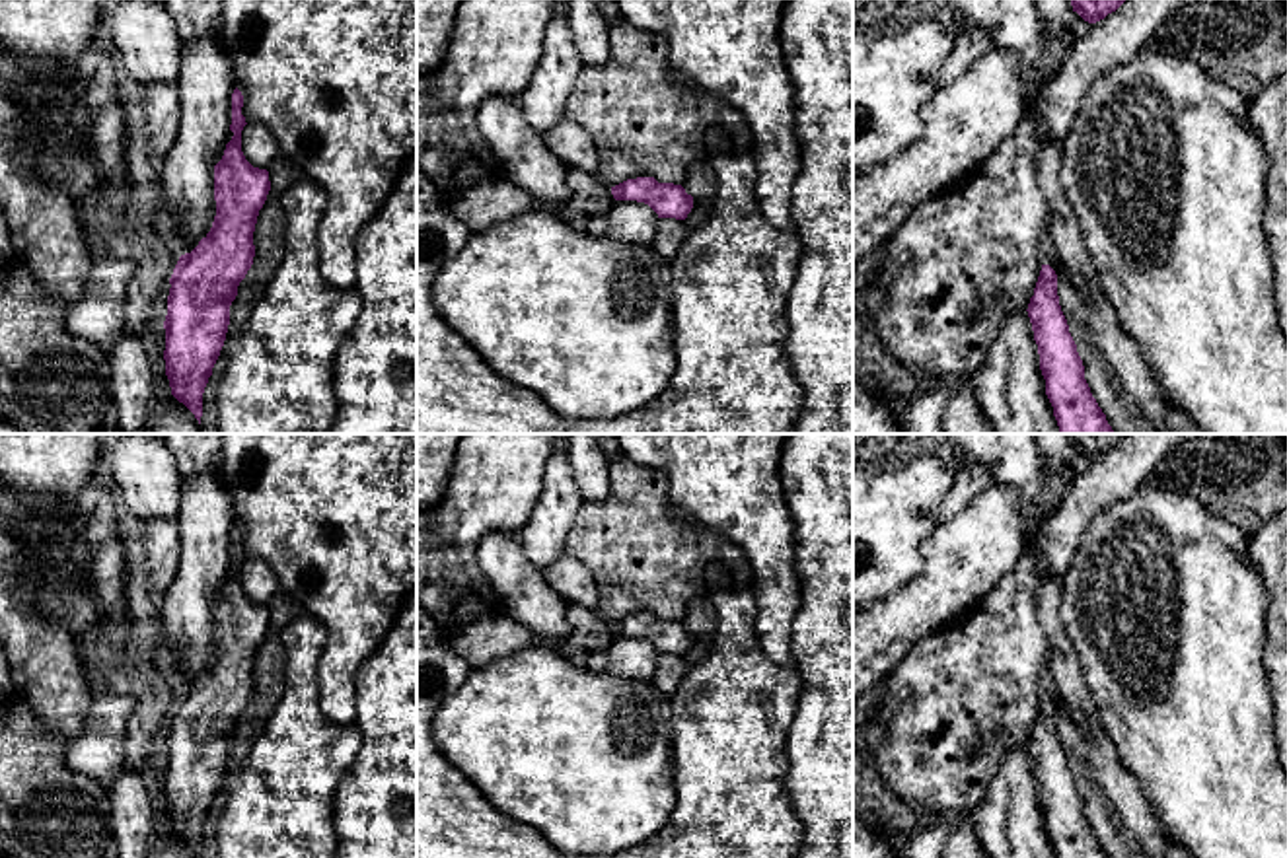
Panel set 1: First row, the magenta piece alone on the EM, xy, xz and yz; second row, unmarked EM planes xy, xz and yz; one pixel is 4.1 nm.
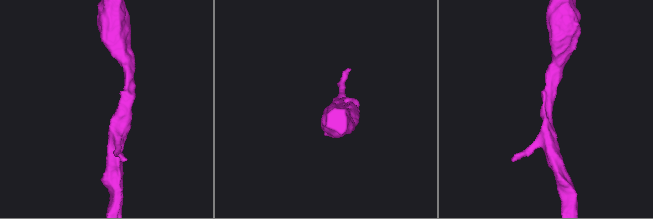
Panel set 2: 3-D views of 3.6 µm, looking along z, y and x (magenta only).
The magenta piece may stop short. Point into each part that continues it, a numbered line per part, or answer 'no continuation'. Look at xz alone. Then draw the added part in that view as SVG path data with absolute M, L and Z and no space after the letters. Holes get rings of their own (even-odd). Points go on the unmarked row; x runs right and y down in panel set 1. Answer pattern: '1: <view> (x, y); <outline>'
no continuation

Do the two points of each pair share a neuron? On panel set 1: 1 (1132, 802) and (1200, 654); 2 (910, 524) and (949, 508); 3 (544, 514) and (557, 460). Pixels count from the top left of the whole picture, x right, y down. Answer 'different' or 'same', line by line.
1: different
2: different
3: same

